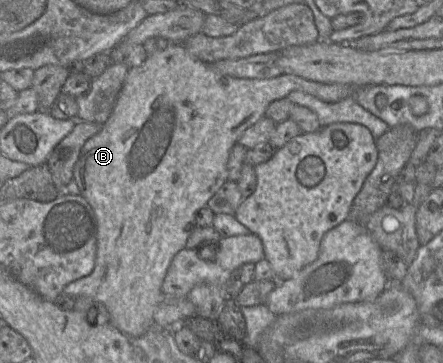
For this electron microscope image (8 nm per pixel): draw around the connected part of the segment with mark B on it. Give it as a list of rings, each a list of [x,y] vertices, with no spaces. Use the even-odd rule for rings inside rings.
[[[170,43],[165,49],[149,55],[142,65],[130,68],[110,117],[103,123],[101,131],[85,142],[74,165],[73,179],[77,184],[79,194],[89,203],[97,220],[97,250],[93,271],[88,276],[66,285],[62,294],[71,297],[90,297],[106,307],[110,316],[110,324],[117,330],[131,339],[144,335],[152,326],[156,326],[153,315],[156,308],[166,298],[161,287],[171,261],[180,250],[186,248],[187,239],[193,228],[196,227],[196,213],[207,206],[210,198],[228,180],[229,155],[244,131],[265,117],[265,112],[273,101],[287,98],[293,91],[301,91],[326,103],[337,103],[351,97],[354,90],[355,88],[352,86],[316,83],[291,74],[281,74],[271,79],[232,77],[218,72],[211,65],[195,58],[181,43]]]

